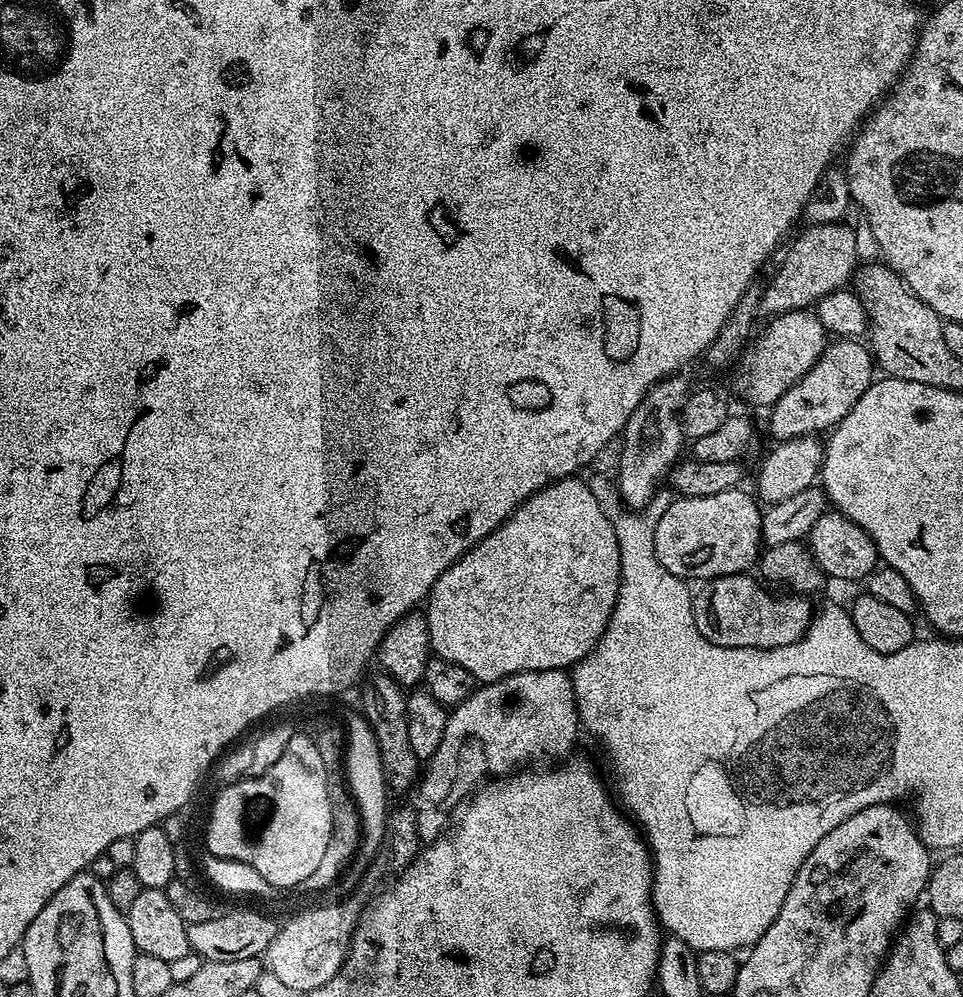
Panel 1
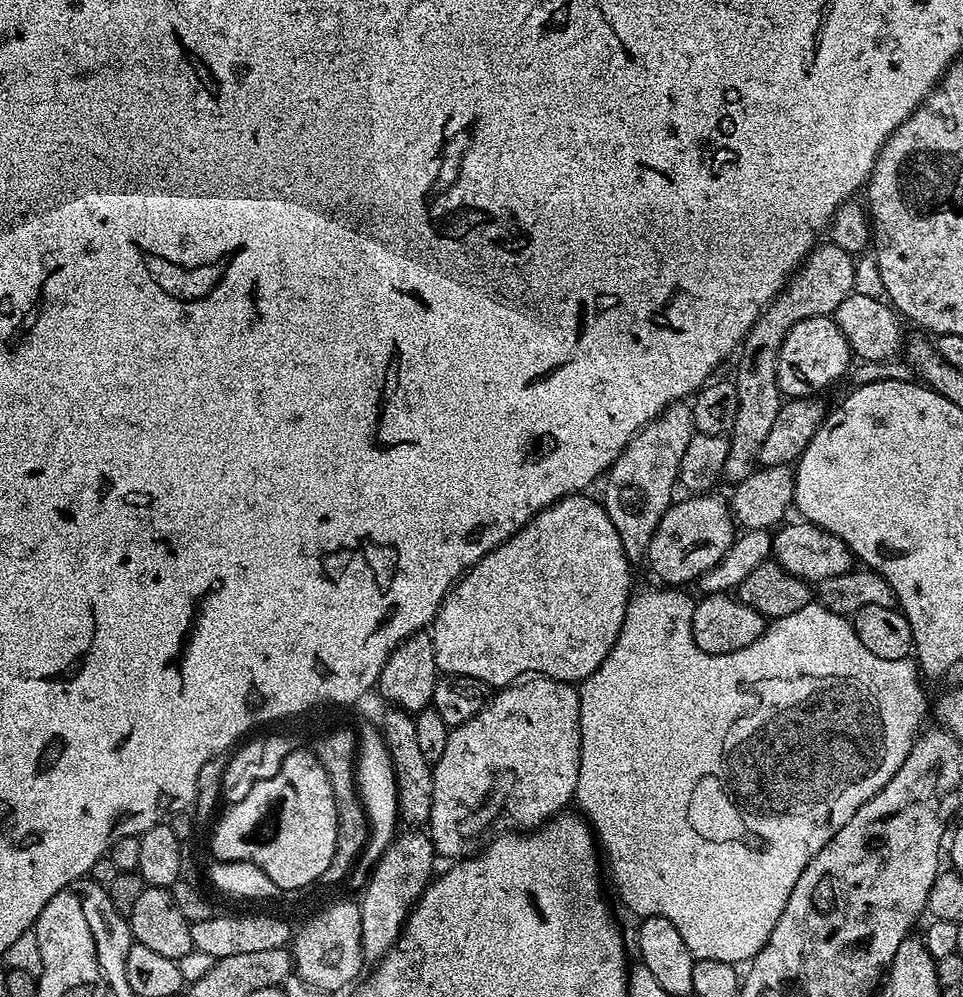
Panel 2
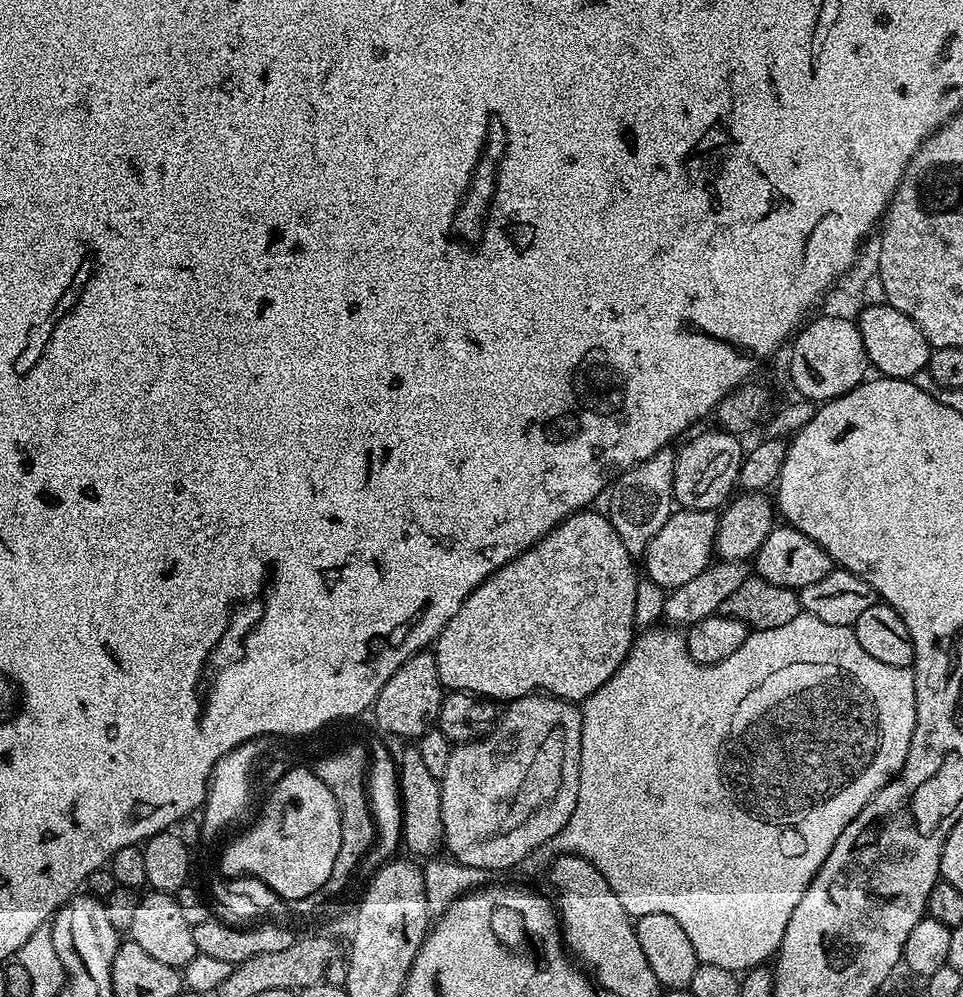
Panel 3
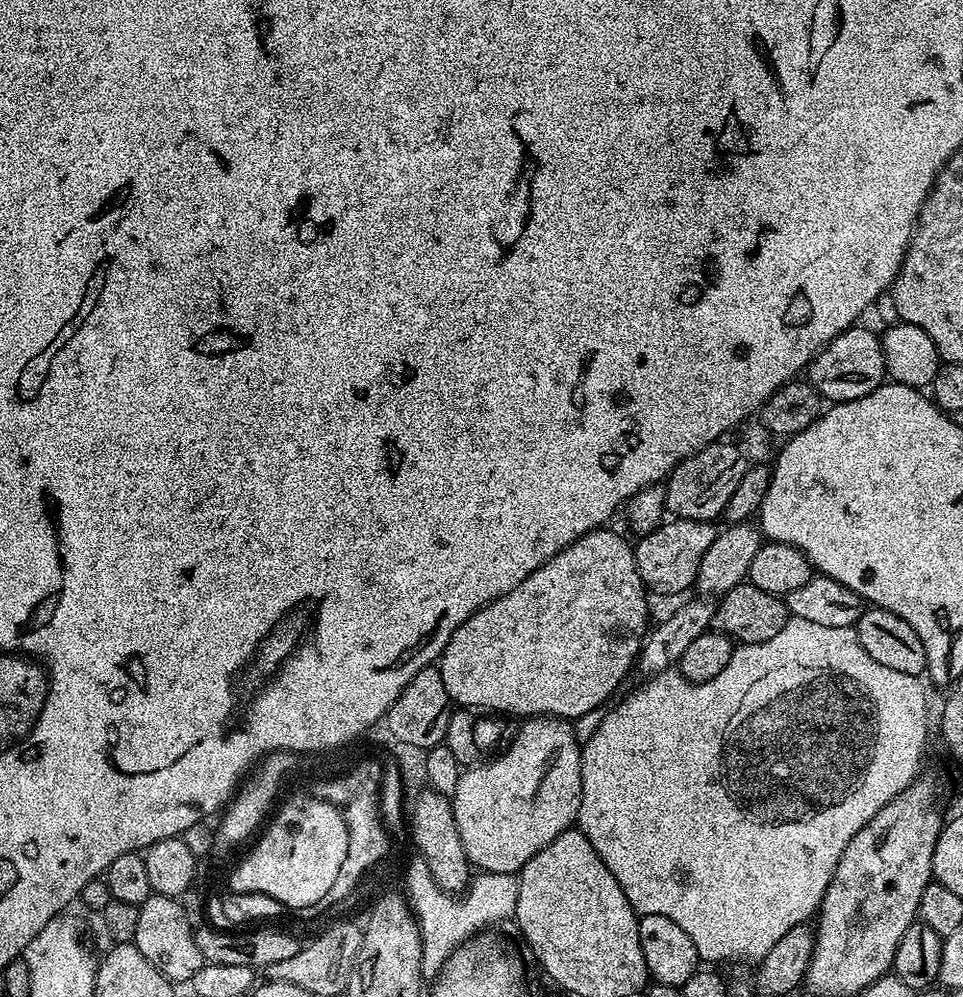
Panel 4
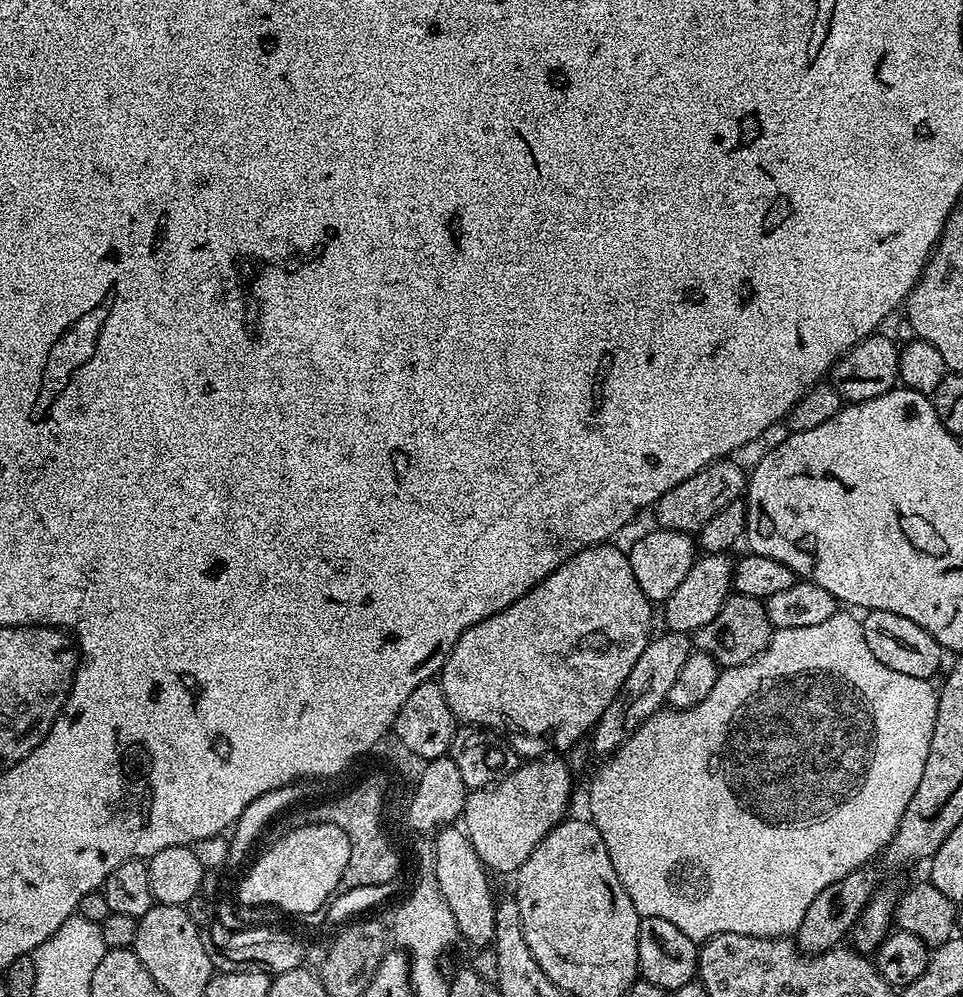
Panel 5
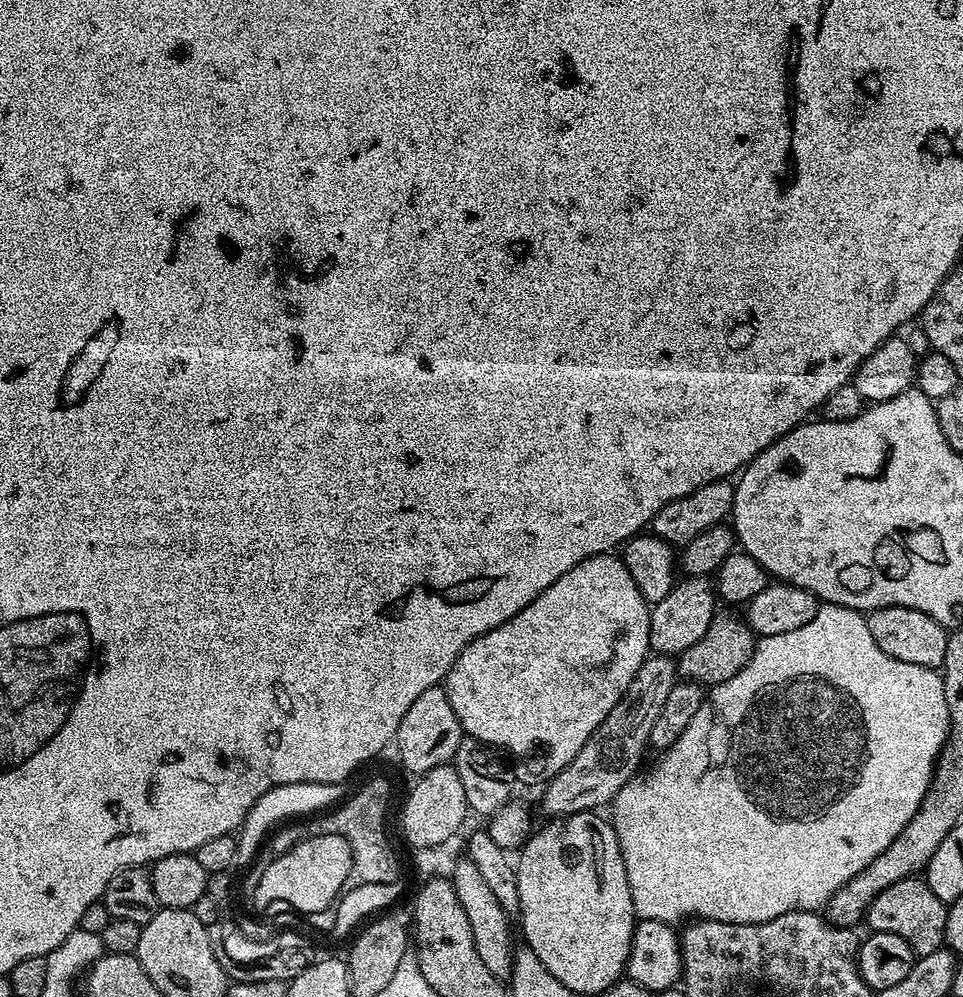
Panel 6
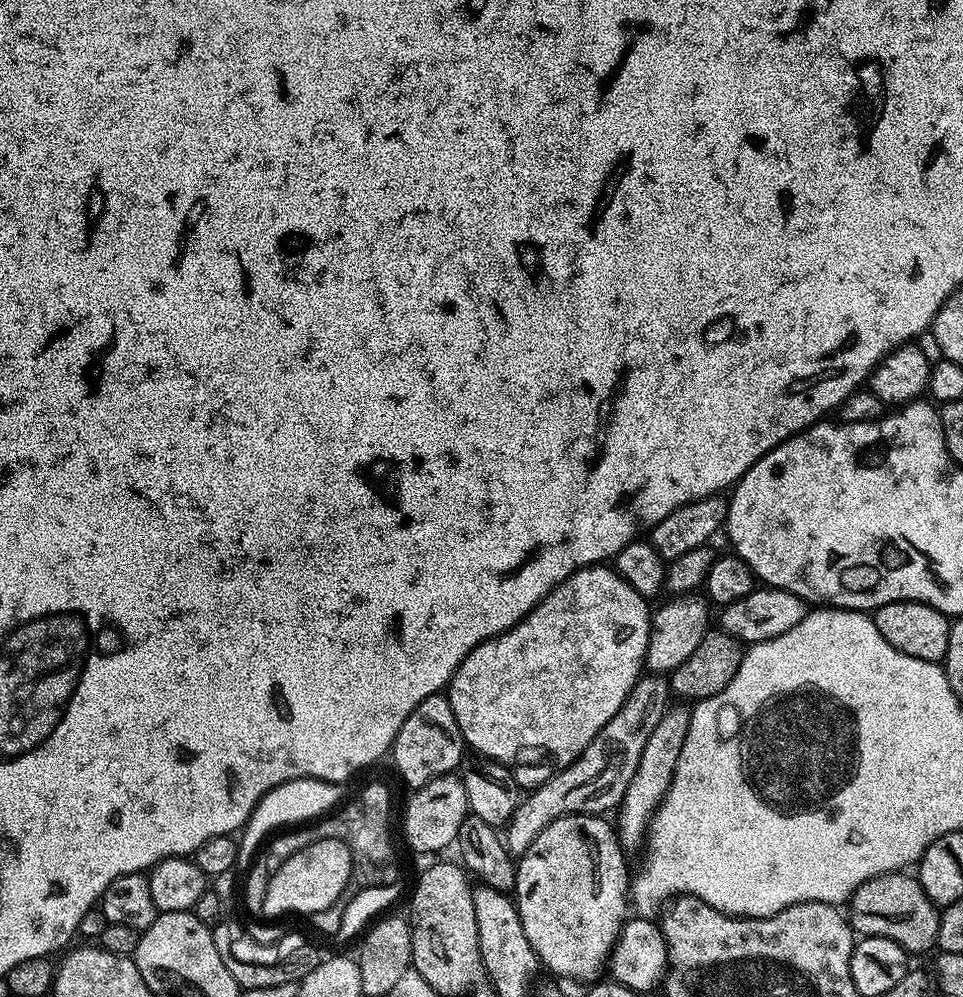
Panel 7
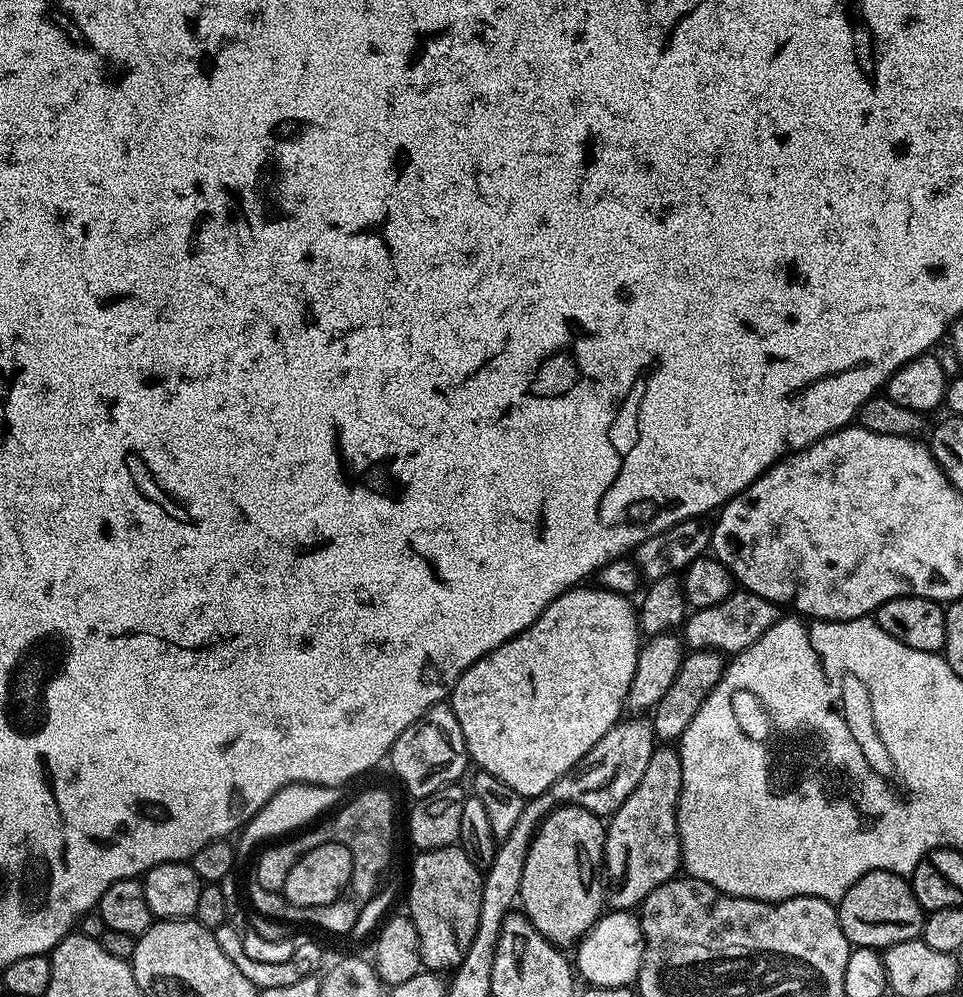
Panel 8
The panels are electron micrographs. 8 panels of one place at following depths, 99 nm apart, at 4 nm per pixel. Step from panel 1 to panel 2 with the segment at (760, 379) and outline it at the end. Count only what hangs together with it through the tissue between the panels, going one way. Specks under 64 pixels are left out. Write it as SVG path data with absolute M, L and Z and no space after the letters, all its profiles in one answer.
M832 316L806 318L786 334L778 354L778 386L781 397L812 398L824 392L835 380L848 372L848 363L854 360L852 347L838 330Z

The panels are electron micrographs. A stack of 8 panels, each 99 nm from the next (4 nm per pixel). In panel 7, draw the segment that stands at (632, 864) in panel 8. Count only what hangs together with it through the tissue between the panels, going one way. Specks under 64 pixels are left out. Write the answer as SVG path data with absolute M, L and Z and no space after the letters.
M672 706L662 714L662 722L658 722L658 726L654 726L654 731L650 733L650 738L646 738L638 770L634 770L634 778L630 778L630 786L626 786L626 794L620 799L620 817L614 820L614 824L618 829L620 847L625 850L645 847L656 812L670 790L674 770L678 766L678 754L682 754L682 742L686 742L686 730L690 730L692 713L687 707L684 708Z

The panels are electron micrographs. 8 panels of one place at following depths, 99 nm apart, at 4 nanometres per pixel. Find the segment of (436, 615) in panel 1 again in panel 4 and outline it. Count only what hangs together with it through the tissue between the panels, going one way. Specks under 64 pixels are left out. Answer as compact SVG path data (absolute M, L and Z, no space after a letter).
M608 526L596 528L595 530L593 530L593 532L588 532L582 538L578 538L573 544L571 544L570 546L566 546L558 554L554 554L554 558L550 558L538 570L534 570L534 574L530 574L518 586L514 586L514 590L510 590L509 592L507 592L507 594L505 594L505 596L501 596L500 599L495 600L494 602L490 602L488 605L486 605L486 607L479 608L473 616L471 616L470 618L466 618L466 622L462 622L462 626L458 626L458 630L454 630L454 634L450 638L450 642L446 646L446 650L440 655L438 661L438 667L440 669L440 673L442 674L442 682L446 686L446 694L448 695L449 701L451 701L453 705L463 706L465 708L471 708L473 710L487 710L493 714L503 714L505 717L520 716L519 718L529 718L549 716L559 717L560 719L567 722L575 722L574 720L578 719L579 716L590 715L591 712L595 710L595 708L601 707L600 709L603 709L605 705L607 705L609 701L613 699L613 697L611 698L611 696L615 694L616 687L618 687L619 684L627 678L628 671L630 671L631 668L634 668L634 665L637 663L638 657L640 655L640 645L644 643L644 638L646 633L649 631L650 623L648 624L647 598L649 599L649 597L646 595L644 583L642 582L642 578L640 577L640 575L638 574L638 570L636 569L636 554L633 545L631 543L627 544L627 542L624 541L618 533L611 532L610 529L611 527Z

